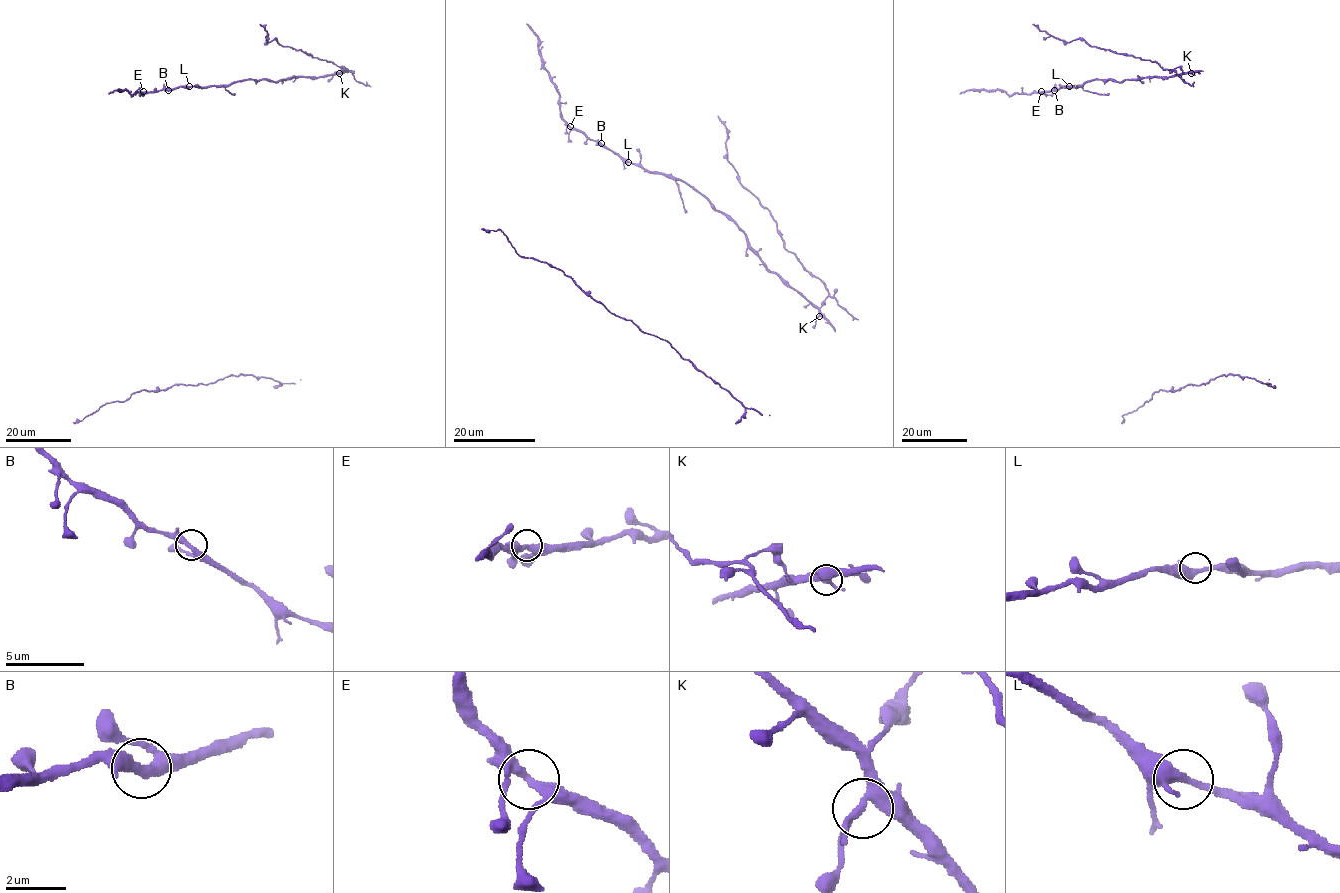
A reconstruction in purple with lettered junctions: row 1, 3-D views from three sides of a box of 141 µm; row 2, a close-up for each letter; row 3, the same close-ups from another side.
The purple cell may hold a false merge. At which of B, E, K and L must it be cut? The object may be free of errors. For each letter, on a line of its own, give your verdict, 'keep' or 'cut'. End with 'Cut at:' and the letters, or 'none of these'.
B: keep
E: keep
K: keep
L: keep
Cut at: none of these

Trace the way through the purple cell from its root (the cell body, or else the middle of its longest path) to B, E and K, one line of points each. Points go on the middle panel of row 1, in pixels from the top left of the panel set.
B: (677, 183), (670, 176), (650, 173), (624, 162), (601, 143)
E: (677, 183), (670, 176), (650, 173), (624, 162), (569, 127)
K: (677, 183), (674, 179), (693, 186), (724, 212), (762, 263), (801, 292), (819, 316)

